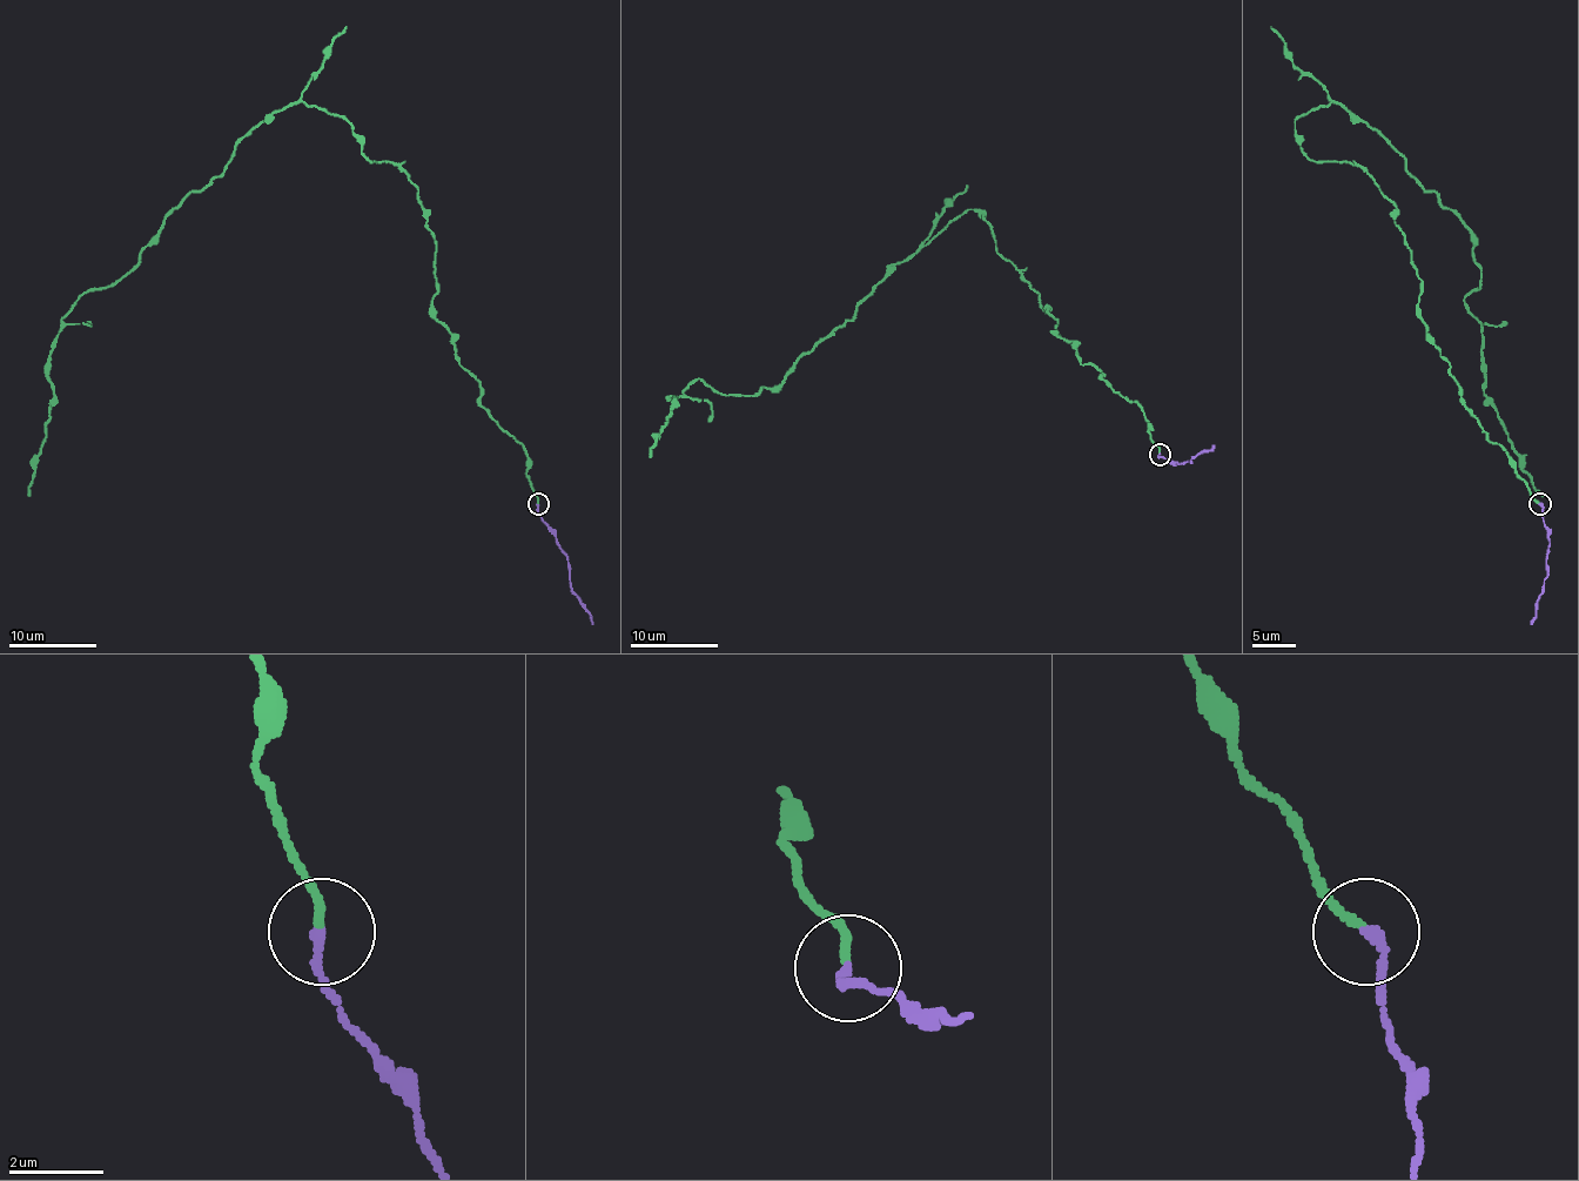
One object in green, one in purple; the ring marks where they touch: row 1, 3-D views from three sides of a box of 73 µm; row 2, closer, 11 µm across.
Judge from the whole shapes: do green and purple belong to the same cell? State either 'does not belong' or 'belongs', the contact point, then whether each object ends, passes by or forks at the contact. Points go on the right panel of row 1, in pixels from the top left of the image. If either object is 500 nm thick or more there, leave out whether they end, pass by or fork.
belongs; at (1539, 504); green ends there; purple ends there

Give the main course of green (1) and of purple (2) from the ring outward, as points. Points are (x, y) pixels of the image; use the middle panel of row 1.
1: (1158, 455), (1142, 409), (1054, 333), (973, 209), (779, 384), (736, 396), (700, 378), (670, 400), (650, 457)
2: (1158, 455), (1183, 463), (1214, 445)

